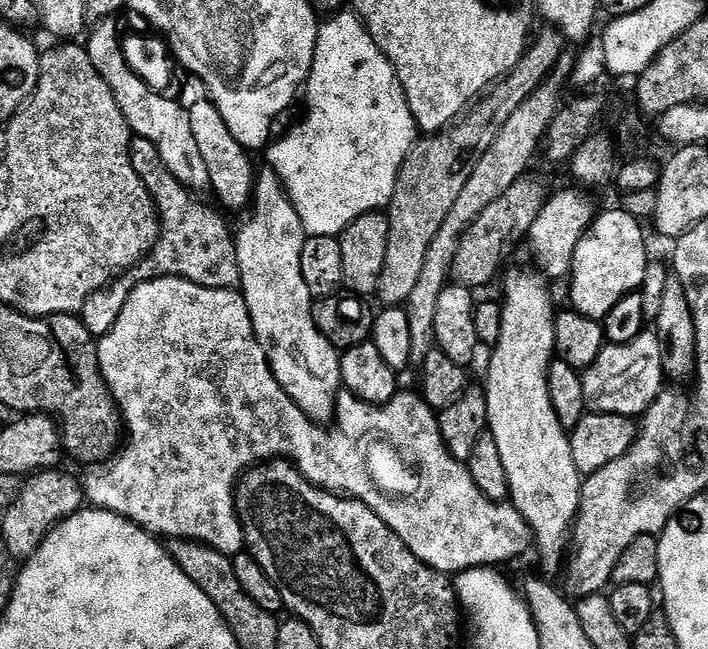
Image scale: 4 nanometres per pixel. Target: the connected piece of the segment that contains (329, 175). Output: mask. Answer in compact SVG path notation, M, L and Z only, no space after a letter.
M344 11L329 15L332 17L320 24L312 69L302 92L302 100L308 103L304 121L266 148L267 167L280 177L308 236L339 237L359 216L387 209L400 168L418 140L416 119L396 77L396 67L384 57L355 11Z

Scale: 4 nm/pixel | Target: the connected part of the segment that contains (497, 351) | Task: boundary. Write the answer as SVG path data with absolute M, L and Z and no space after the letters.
M539 275L536 276L518 277L516 285L509 290L508 297L502 300L502 334L491 349L492 361L488 364L488 432L494 442L498 442L498 454L502 457L502 466L505 467L506 478L510 482L510 503L520 511L522 518L532 529L534 548L540 551L545 566L556 568L564 556L564 547L567 544L569 547L570 533L580 510L582 473L574 466L569 433L562 422L558 422L558 414L554 414L554 406L550 402L548 368L552 365L556 350L556 312L552 308L551 294L544 289L545 281Z

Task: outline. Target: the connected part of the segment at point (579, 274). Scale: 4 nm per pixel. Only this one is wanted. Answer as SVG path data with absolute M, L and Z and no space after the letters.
M624 208L599 213L593 219L575 251L575 311L591 320L603 321L624 296L641 289L650 261L641 226L641 221Z

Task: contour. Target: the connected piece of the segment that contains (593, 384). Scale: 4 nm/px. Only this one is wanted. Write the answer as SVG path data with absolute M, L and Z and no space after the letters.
M645 330L625 344L608 344L594 363L583 369L584 399L589 409L629 418L643 417L646 409L665 387L666 373L662 362L662 346L655 331Z

